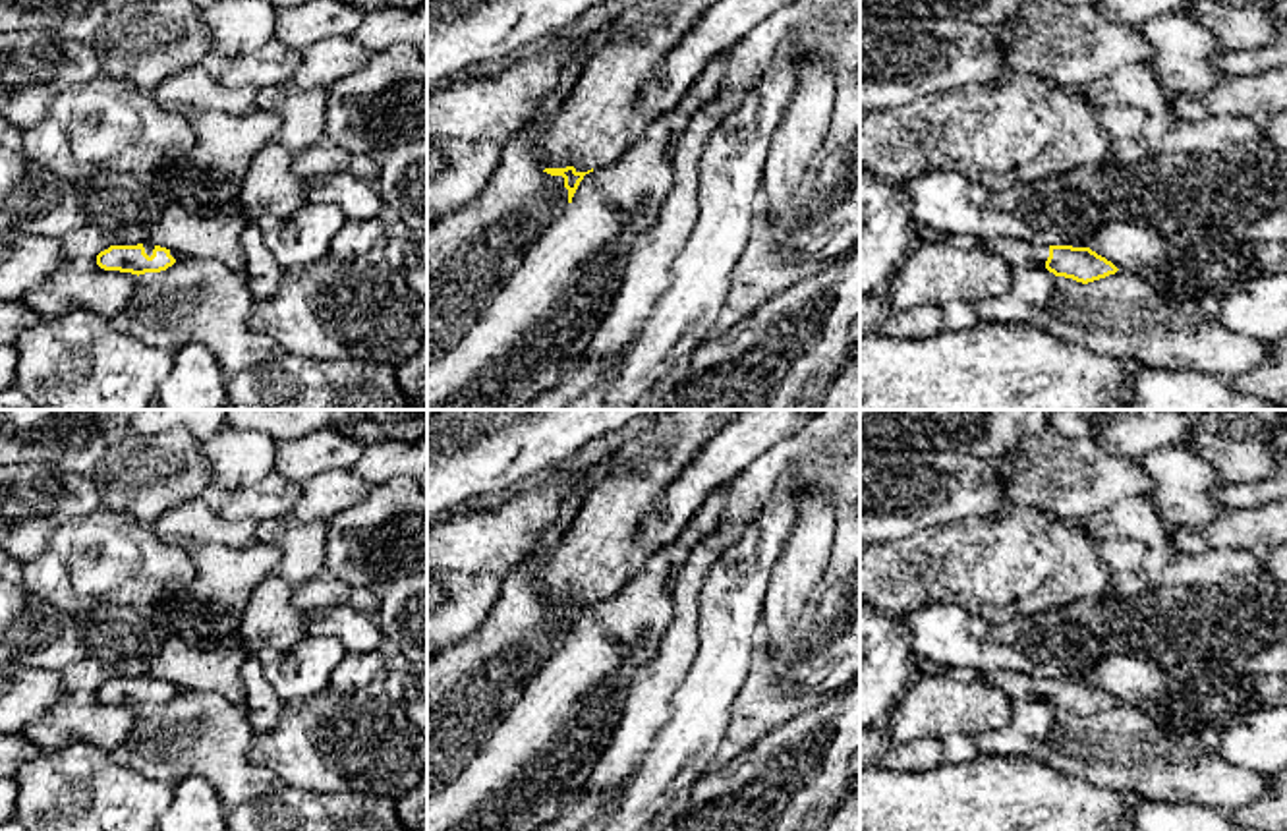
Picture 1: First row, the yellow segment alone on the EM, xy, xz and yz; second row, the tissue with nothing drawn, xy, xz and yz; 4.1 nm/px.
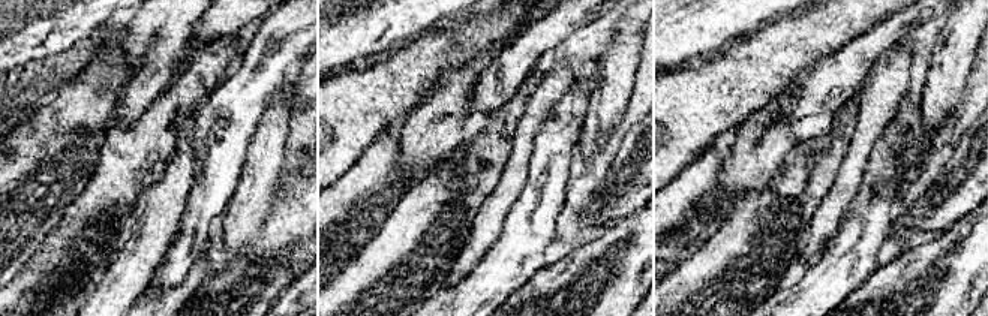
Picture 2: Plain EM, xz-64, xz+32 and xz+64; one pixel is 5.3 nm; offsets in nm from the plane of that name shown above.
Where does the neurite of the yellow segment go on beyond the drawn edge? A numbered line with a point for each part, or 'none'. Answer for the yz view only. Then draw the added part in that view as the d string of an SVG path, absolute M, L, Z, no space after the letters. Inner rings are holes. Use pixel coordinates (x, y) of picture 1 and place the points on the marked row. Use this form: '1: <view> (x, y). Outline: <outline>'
1: yz (1015, 252). Outline: M1003 236L980 240L980 247L1001 255L1011 269L1016 267L1036 267L1045 269L1049 257L1049 245L1034 244L1028 240L1009 240Z

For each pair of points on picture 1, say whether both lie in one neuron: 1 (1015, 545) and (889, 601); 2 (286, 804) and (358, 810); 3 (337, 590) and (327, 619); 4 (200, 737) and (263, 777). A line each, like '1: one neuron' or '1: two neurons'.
1: one neuron
2: one neuron
3: two neurons
4: one neuron

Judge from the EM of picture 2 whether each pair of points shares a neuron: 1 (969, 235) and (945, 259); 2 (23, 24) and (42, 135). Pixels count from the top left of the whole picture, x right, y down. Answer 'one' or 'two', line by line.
1: one
2: two

